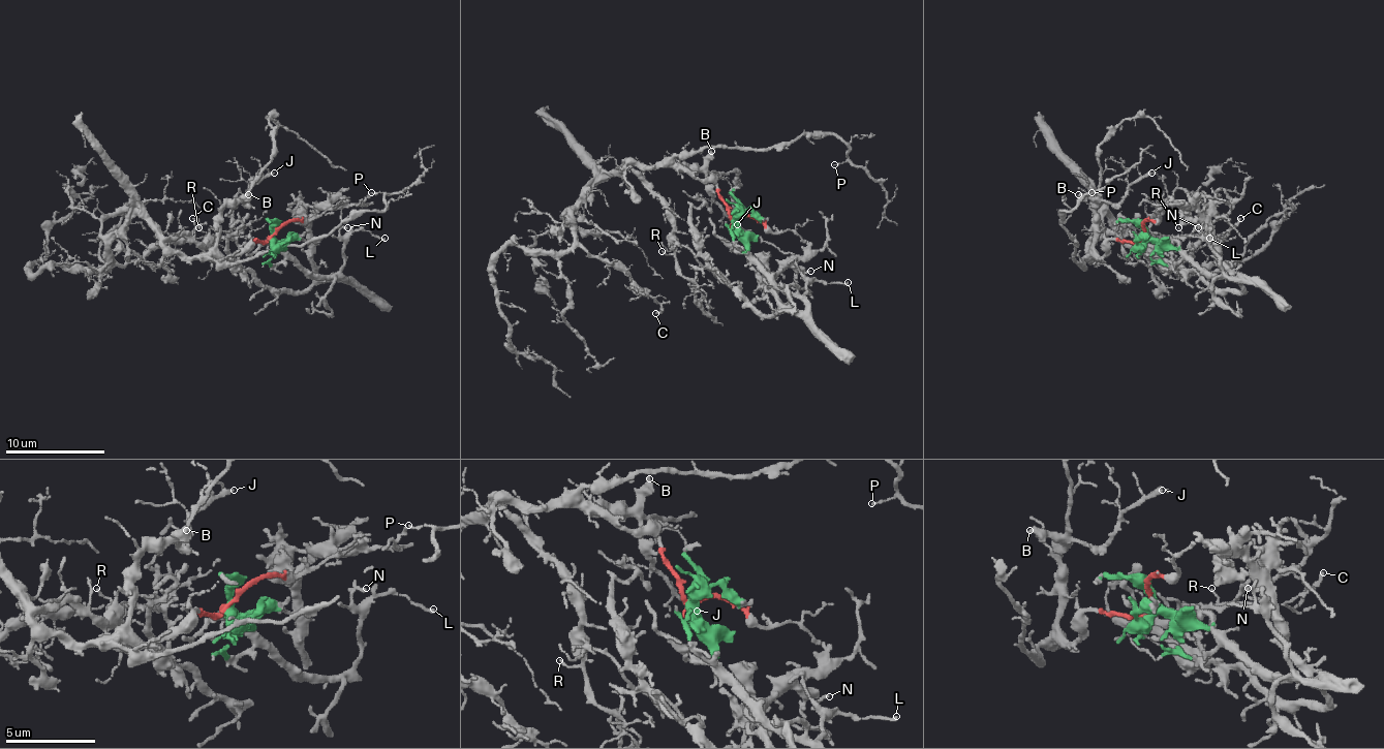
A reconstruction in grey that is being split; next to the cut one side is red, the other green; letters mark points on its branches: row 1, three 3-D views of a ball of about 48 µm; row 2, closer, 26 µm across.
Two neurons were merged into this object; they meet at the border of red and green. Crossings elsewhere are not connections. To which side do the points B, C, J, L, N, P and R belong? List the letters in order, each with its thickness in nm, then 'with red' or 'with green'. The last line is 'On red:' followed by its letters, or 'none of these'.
B: 460 nm | with red
C: 150 nm | with red
J: 220 nm | with red
L: 170 nm | with green
N: 190 nm | with green
P: 110 nm | with red
R: 90 nm | with red
On red: B, C, J, P, R

